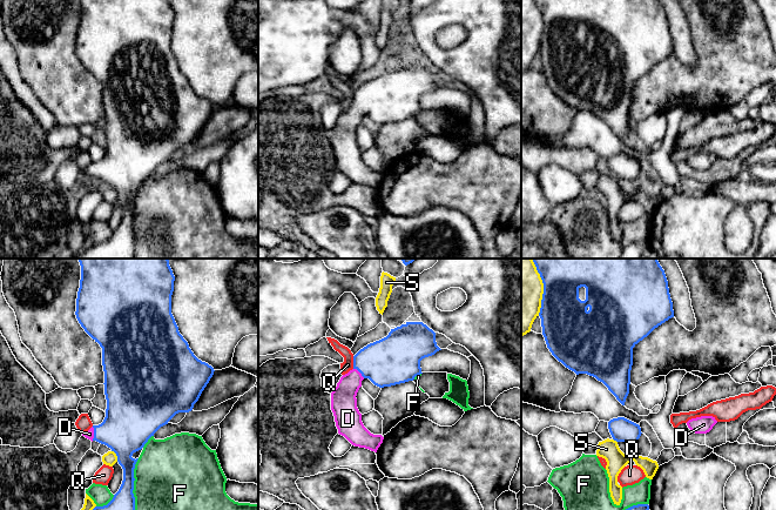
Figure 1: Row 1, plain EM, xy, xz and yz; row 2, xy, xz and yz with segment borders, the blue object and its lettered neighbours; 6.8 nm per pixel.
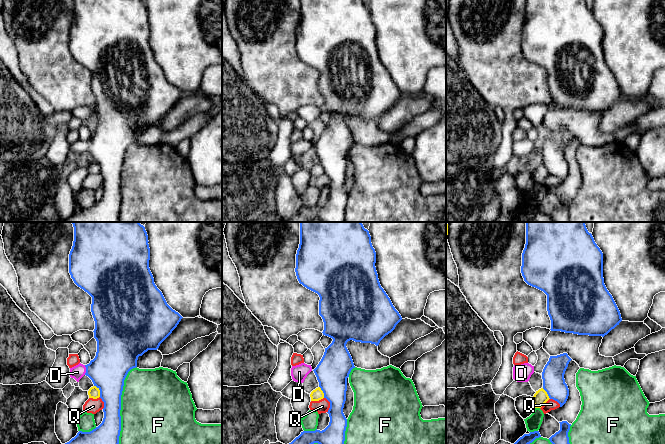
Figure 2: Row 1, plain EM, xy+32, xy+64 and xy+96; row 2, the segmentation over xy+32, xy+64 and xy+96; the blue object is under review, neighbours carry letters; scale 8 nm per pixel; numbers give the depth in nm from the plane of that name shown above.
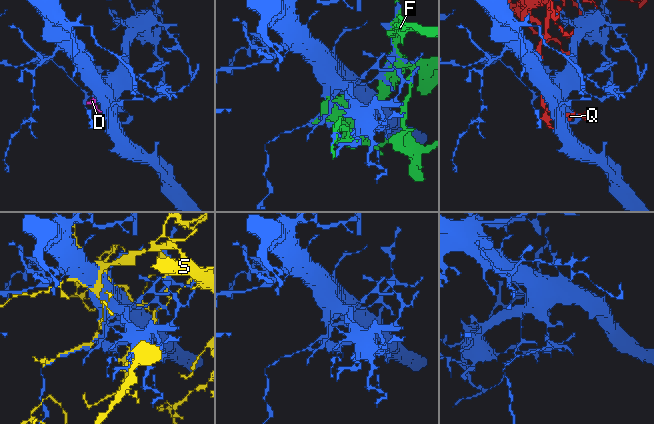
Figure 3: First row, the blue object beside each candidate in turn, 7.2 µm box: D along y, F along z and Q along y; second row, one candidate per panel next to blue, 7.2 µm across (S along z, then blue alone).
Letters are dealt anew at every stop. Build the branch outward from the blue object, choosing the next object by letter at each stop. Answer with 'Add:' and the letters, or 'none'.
Add: D

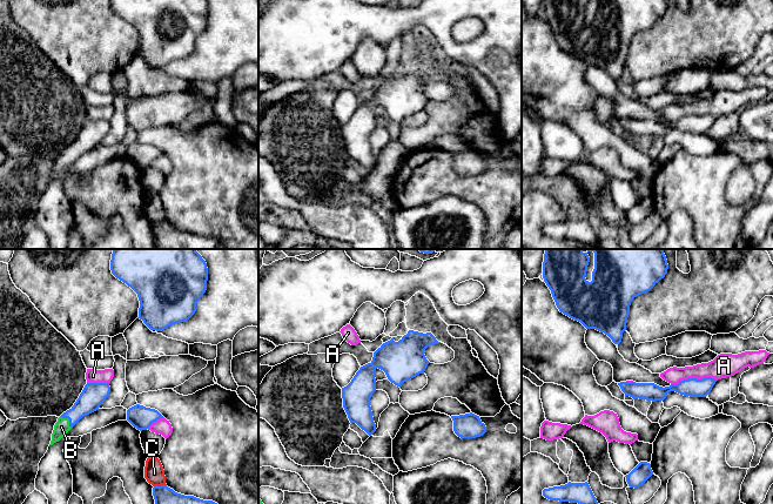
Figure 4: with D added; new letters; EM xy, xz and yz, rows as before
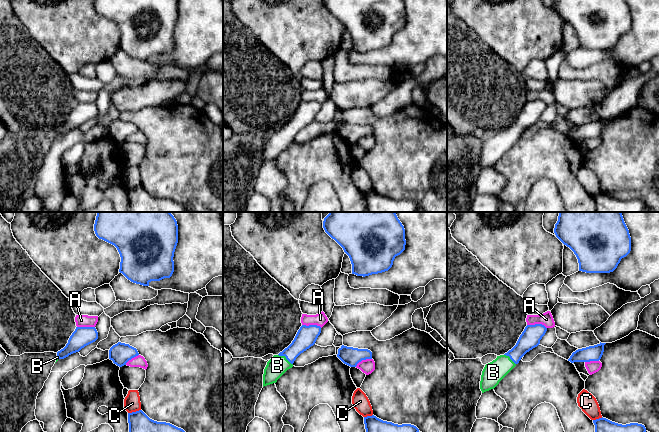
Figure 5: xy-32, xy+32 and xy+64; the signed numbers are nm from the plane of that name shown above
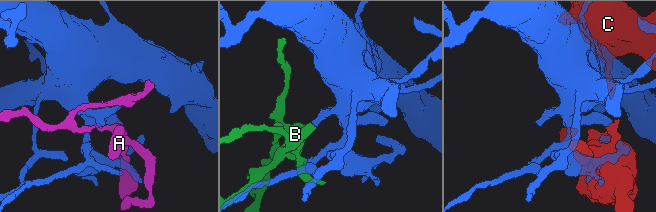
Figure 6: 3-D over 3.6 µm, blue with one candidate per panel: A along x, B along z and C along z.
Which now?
Add: B

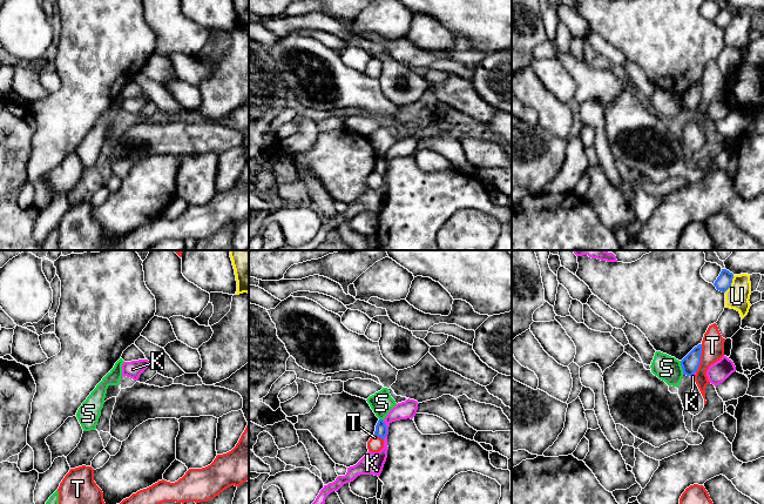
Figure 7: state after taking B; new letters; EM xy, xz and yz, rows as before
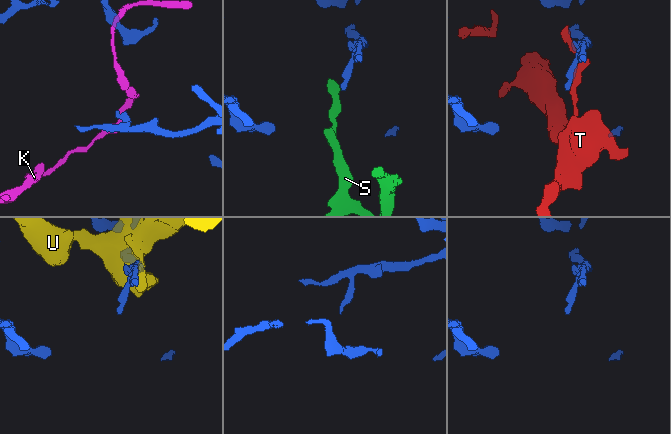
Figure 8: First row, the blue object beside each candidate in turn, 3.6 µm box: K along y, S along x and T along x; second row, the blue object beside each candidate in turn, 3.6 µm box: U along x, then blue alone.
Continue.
Add: none

